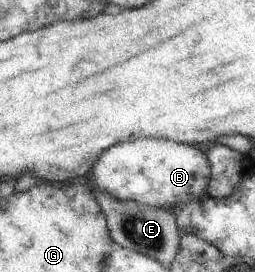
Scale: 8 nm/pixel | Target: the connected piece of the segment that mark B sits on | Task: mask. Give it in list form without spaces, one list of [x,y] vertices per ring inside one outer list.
[[[158,138],[120,142],[103,152],[86,175],[94,191],[104,191],[121,201],[169,209],[199,201],[208,188],[211,170],[207,156],[196,146]]]

